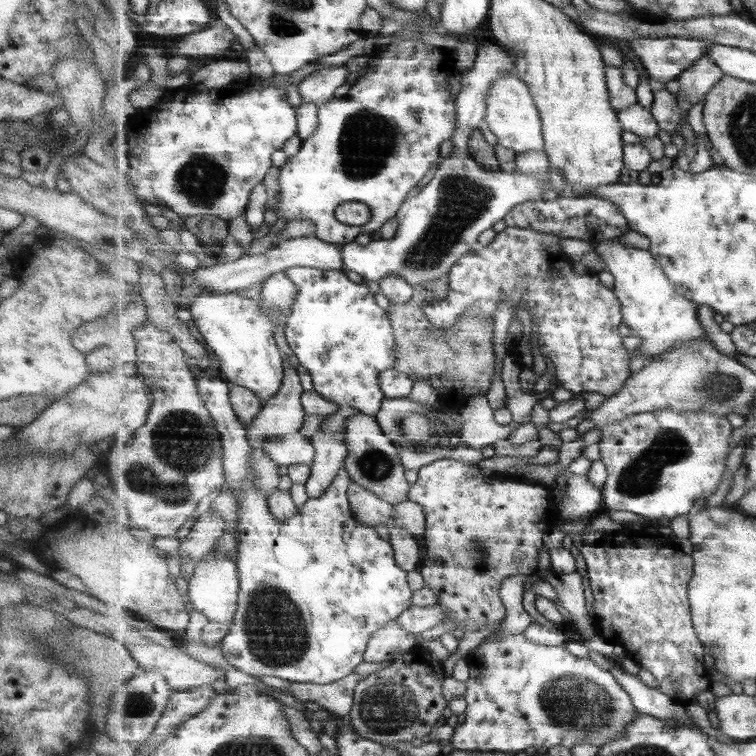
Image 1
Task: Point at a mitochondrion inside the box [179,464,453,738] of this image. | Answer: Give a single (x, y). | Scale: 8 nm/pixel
(275, 628)

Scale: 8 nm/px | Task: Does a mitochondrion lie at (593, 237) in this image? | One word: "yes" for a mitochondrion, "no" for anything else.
no

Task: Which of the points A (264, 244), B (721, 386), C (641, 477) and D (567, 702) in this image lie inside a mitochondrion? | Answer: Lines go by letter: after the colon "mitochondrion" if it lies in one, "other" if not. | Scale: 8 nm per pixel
A: other
B: mitochondrion
C: mitochondrion
D: mitochondrion

